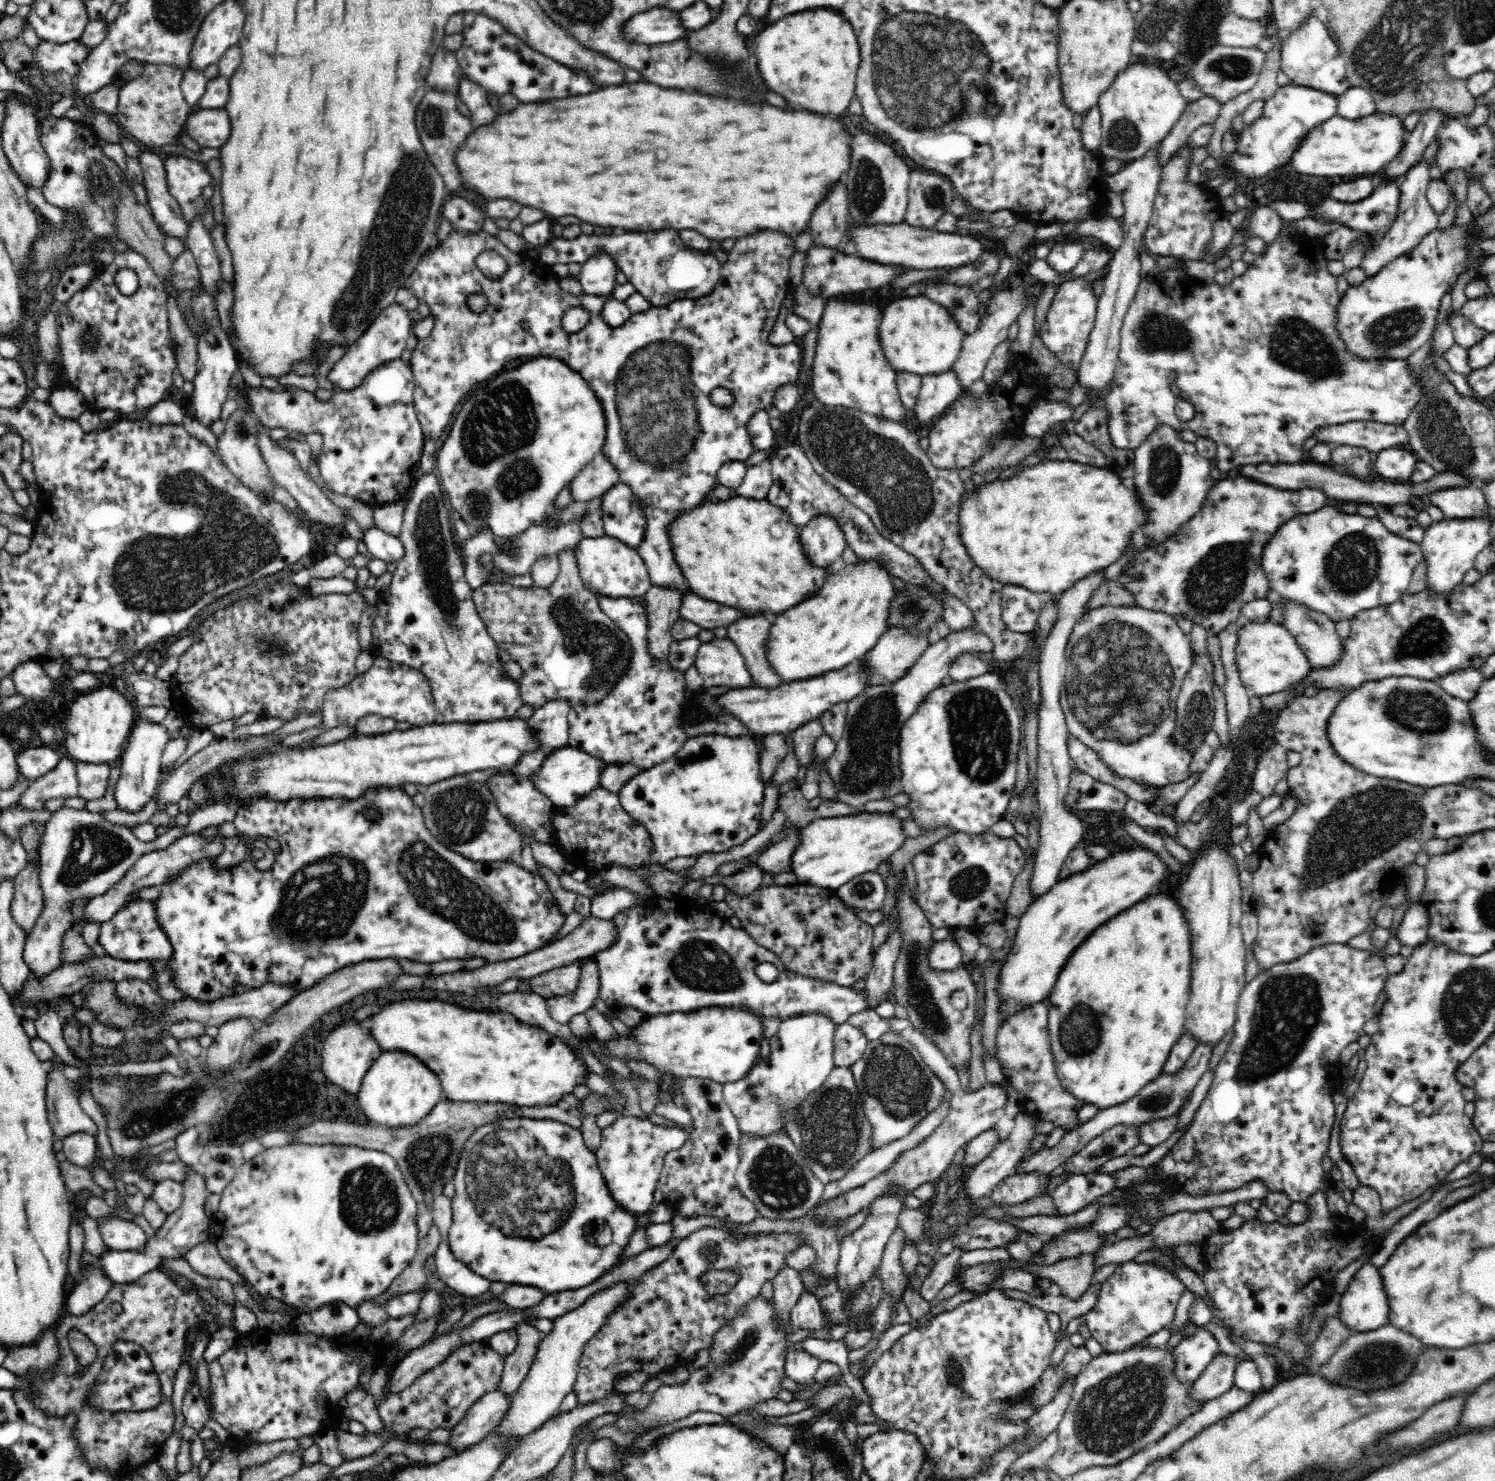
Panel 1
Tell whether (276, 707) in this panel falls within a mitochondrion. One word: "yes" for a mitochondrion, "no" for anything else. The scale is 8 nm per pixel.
no

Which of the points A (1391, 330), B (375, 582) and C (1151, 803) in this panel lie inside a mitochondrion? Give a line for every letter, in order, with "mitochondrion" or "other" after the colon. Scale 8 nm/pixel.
A: mitochondrion
B: other
C: other

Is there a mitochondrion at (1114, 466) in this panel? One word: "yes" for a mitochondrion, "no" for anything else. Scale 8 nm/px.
no

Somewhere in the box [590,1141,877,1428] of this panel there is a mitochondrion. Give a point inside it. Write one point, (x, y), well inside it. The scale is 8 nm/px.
(730, 1359)

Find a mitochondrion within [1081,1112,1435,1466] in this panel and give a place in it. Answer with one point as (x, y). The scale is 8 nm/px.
(1377, 1362)

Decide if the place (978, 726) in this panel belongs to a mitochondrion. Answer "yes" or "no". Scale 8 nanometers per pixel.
yes

